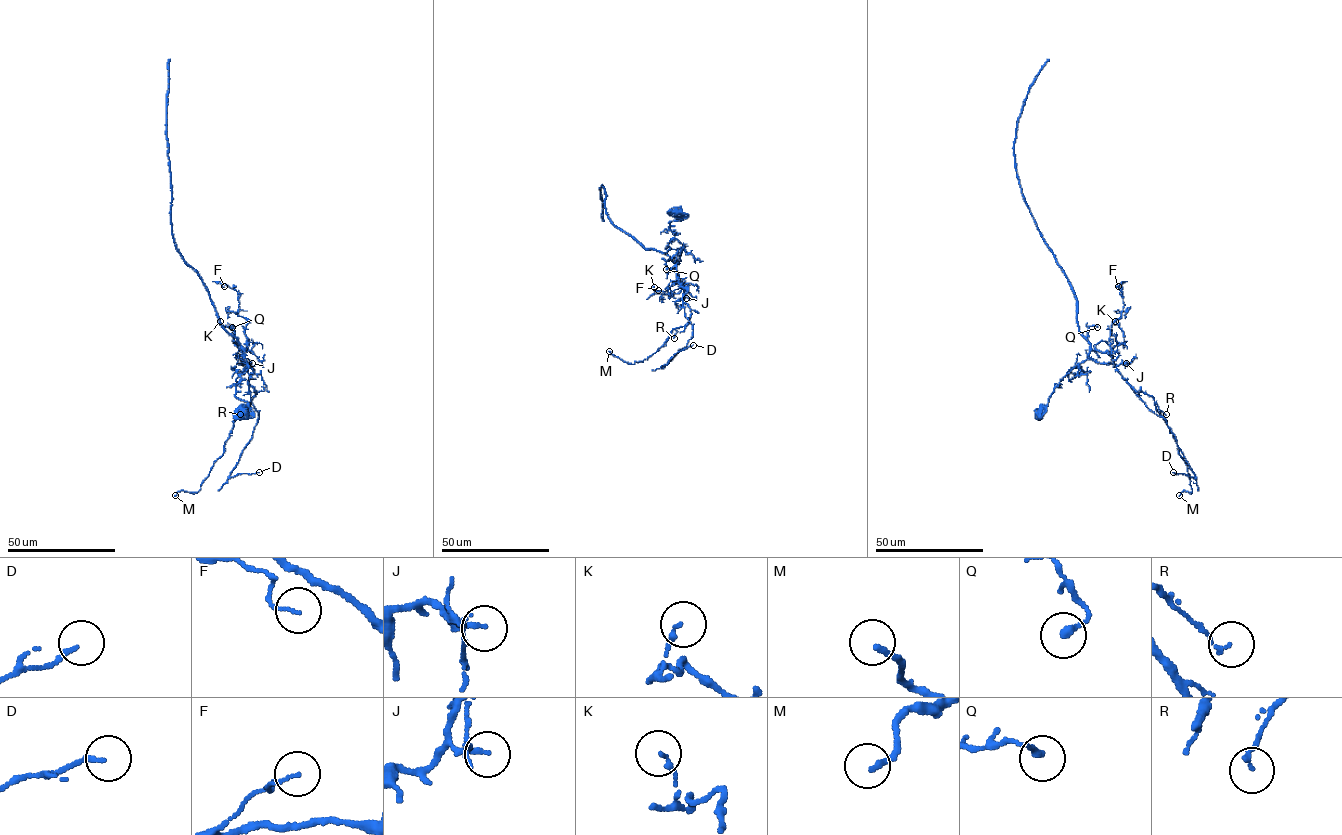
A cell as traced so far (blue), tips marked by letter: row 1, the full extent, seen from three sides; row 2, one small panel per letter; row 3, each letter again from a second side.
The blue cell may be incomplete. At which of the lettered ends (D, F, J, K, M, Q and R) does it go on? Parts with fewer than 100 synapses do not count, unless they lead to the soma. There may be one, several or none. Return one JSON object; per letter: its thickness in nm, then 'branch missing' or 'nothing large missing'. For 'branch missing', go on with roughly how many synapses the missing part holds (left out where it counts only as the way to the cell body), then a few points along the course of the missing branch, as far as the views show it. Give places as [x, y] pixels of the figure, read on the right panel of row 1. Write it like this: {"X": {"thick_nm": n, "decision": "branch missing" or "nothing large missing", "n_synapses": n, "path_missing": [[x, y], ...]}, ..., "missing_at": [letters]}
{"D": {"thick_nm": 150, "decision": "nothing large missing"}, "F": {"thick_nm": 90, "decision": "nothing large missing"}, "J": {"thick_nm": 140, "decision": "nothing large missing"}, "K": {"thick_nm": 140, "decision": "nothing large missing"}, "M": {"thick_nm": 180, "decision": "nothing large missing"}, "Q": {"thick_nm": 220, "decision": "nothing large missing"}, "R": {"thick_nm": 120, "decision": "nothing large missing"}, "missing_at": []}

